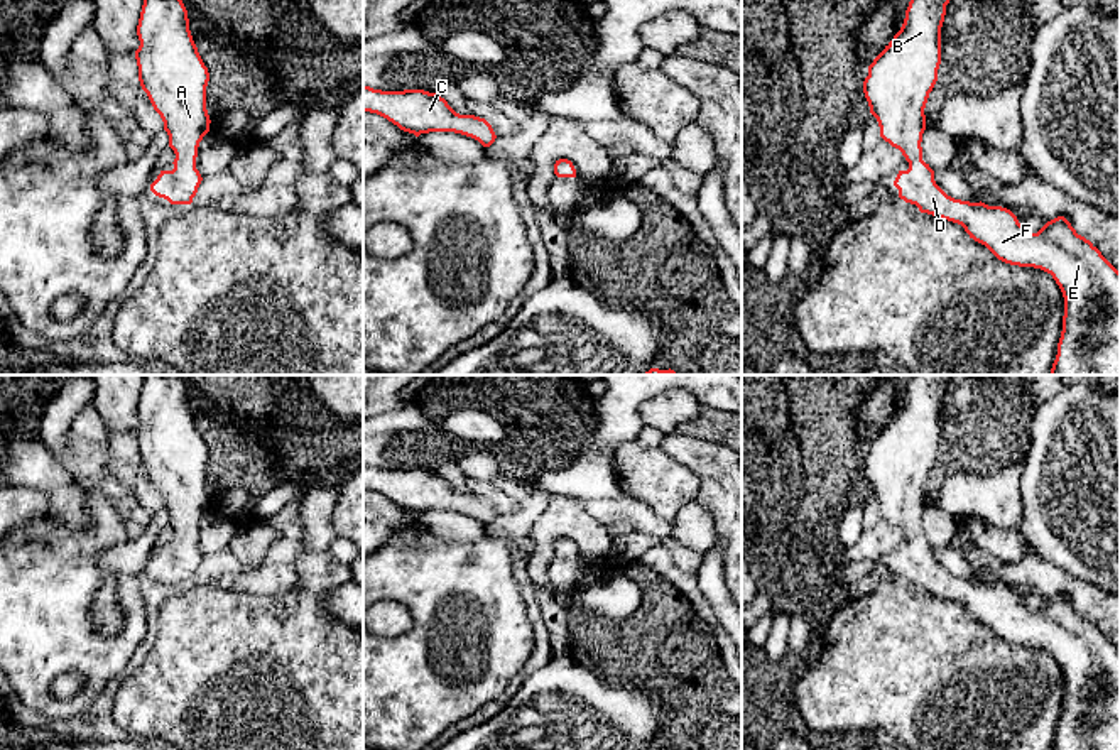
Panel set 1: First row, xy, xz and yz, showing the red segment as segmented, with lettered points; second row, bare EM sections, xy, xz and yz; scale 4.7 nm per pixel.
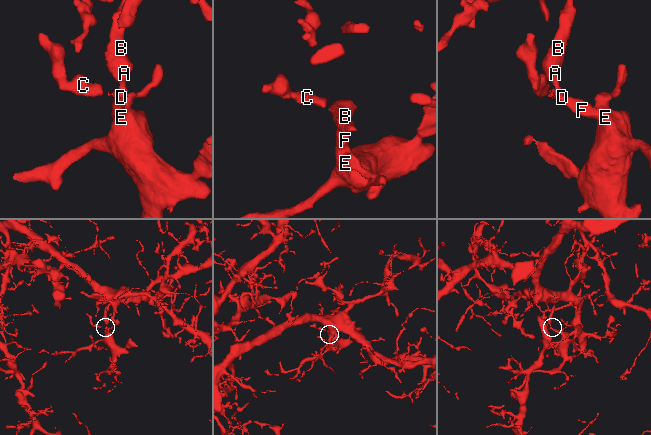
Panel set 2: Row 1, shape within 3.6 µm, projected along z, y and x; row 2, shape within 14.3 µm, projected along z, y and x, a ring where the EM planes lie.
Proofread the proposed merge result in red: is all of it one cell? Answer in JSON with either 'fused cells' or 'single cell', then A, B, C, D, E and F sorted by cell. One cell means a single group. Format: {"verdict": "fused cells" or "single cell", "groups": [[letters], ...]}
{"verdict": "single cell", "groups": [["A", "B", "C", "D", "E", "F"]]}

